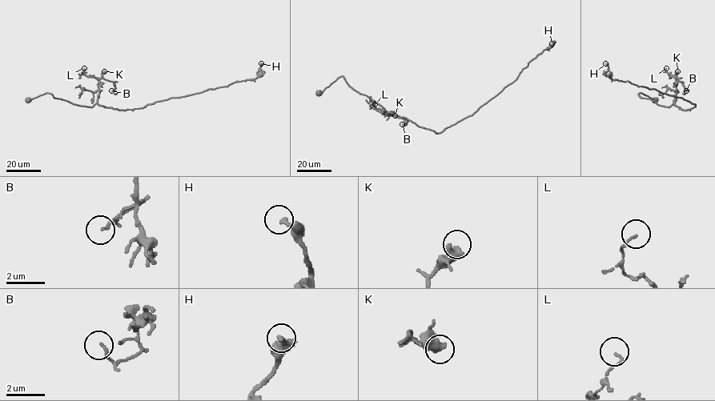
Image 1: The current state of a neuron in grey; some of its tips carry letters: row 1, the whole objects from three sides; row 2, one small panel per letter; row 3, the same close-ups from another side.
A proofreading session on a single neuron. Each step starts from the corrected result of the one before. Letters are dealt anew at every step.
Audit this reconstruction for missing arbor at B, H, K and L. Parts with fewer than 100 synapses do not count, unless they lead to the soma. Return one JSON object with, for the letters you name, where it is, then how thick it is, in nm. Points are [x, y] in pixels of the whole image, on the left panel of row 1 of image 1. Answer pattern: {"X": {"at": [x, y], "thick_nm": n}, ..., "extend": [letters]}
{"extend": []}

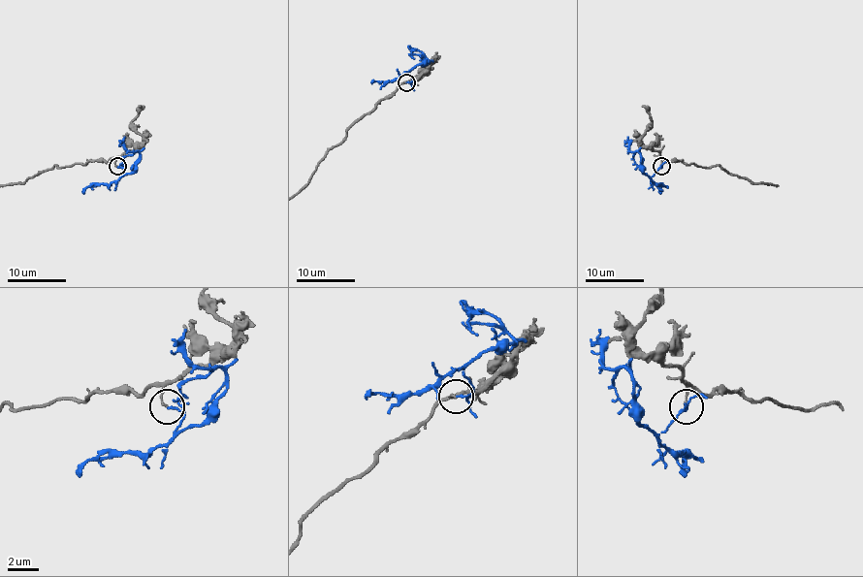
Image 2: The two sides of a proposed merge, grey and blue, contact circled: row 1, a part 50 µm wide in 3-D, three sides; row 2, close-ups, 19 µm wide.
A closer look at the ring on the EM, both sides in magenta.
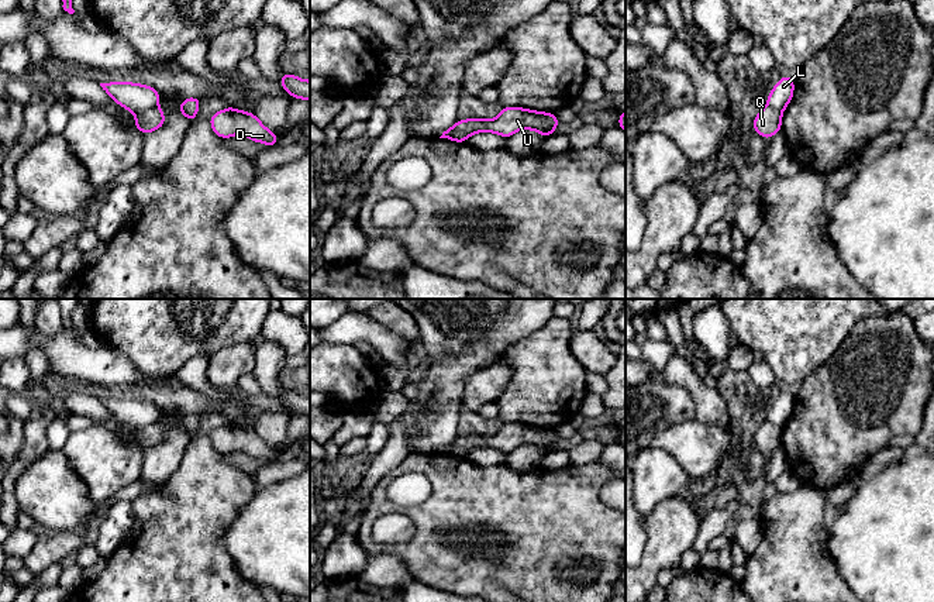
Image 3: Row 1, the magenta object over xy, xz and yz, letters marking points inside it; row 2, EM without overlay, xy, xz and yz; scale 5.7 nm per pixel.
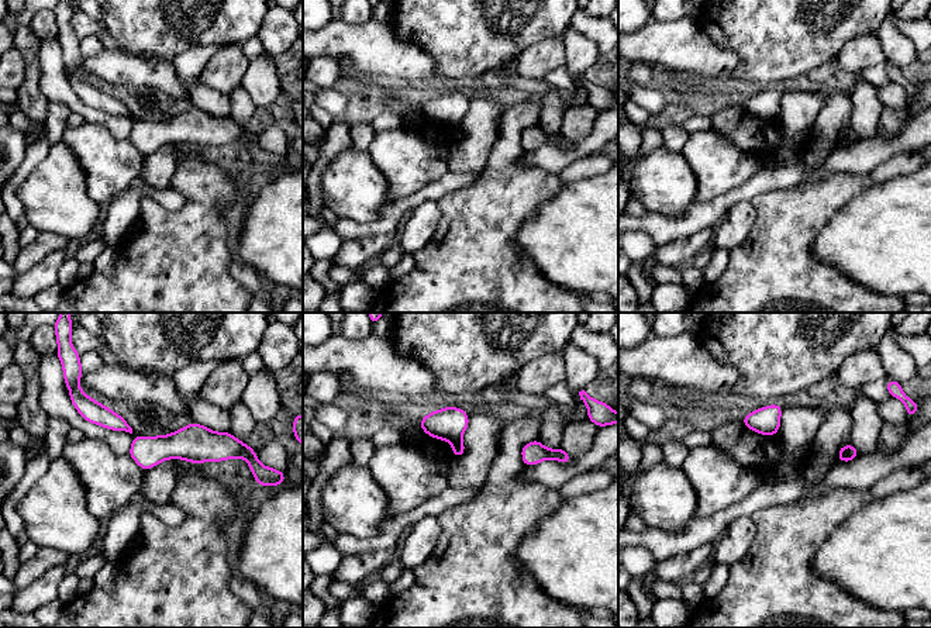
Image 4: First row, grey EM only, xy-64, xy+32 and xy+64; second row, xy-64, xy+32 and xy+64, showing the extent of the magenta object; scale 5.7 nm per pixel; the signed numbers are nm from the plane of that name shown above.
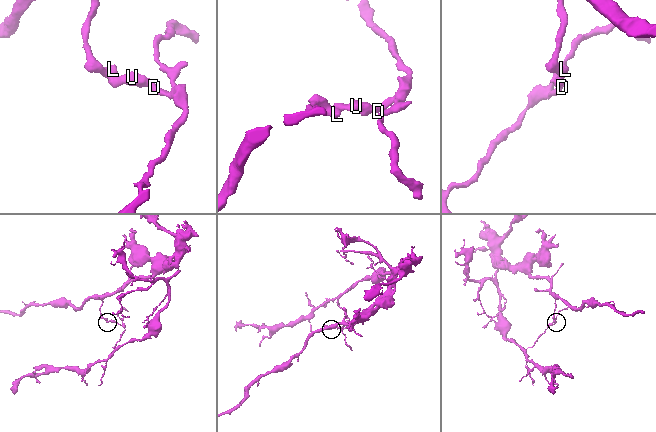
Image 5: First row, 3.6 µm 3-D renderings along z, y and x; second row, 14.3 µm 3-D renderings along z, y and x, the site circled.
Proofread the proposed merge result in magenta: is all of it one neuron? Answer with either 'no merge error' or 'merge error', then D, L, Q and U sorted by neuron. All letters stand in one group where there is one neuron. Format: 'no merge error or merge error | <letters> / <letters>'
merge error | D Q U / L

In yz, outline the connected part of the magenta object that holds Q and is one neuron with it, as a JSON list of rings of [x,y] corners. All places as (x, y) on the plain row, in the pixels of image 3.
[[[765,422],[754,434],[752,444],[764,454],[772,454],[782,444],[782,427]]]

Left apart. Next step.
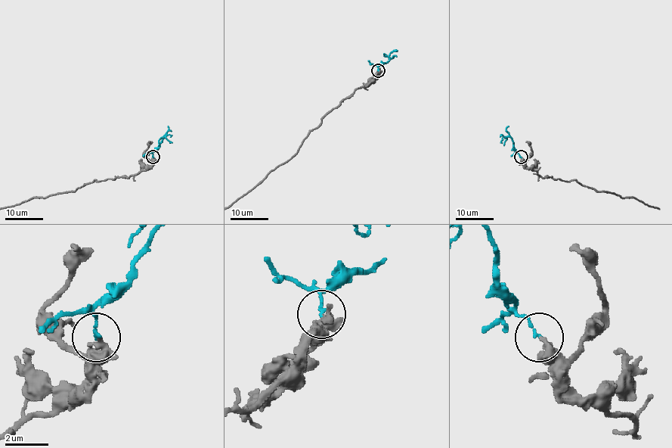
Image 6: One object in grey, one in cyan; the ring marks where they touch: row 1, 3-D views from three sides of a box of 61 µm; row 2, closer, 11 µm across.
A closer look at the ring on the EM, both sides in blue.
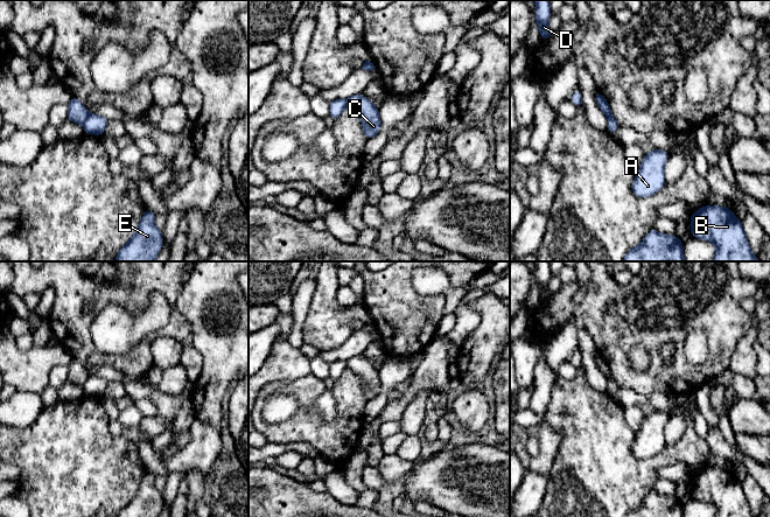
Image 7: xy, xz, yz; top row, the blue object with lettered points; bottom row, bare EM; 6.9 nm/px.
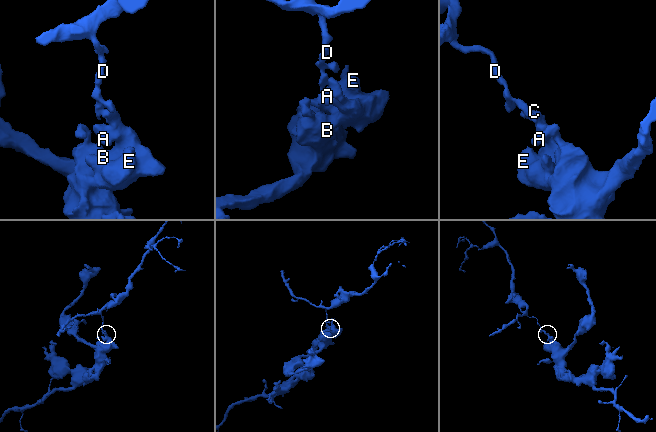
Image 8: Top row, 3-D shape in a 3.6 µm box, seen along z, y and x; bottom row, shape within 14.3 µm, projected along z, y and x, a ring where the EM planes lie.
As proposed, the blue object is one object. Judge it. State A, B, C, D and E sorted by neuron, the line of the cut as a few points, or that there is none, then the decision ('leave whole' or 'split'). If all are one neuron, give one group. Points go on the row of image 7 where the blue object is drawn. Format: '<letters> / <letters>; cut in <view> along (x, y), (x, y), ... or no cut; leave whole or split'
A B C E / D; cut in xy along (90, 113), (83, 123); split

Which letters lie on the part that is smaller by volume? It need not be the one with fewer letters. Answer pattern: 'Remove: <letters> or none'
Remove: D

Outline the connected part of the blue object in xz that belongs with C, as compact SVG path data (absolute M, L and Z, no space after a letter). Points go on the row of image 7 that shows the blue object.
M362 93L349 97L346 106L352 109L362 118L365 139L370 139L382 131L379 109Z

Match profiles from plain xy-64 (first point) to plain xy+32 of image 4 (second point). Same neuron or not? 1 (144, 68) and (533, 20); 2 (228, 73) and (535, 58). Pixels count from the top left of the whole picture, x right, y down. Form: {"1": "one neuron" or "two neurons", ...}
{"1": "two neurons", "2": "one neuron"}

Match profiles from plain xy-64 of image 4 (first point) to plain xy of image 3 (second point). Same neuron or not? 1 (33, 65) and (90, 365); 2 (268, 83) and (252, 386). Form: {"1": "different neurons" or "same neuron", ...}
{"1": "different neurons", "2": "different neurons"}

